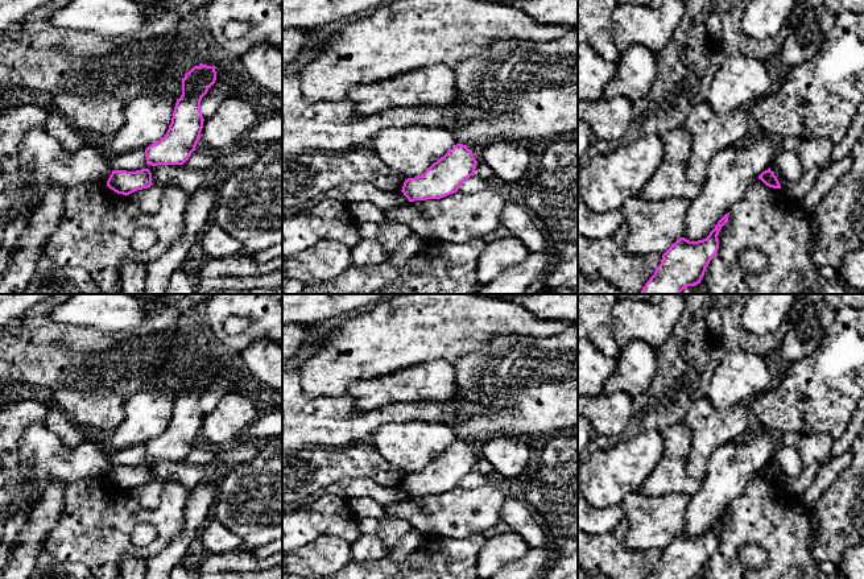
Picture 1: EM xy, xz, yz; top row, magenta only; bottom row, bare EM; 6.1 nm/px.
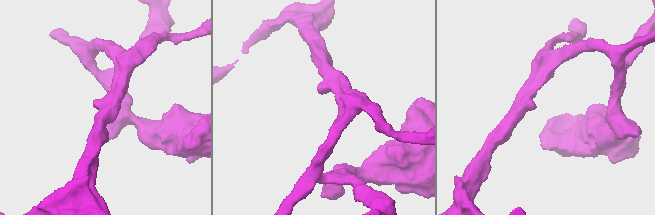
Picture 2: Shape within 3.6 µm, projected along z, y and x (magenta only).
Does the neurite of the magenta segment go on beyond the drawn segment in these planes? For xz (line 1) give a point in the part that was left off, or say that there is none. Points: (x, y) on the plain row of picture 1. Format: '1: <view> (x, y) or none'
1: none

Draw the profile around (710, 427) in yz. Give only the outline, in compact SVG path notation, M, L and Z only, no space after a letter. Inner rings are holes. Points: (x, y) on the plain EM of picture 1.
M707 397L698 398L689 409L683 423L690 429L693 446L687 458L687 473L702 481L710 456L715 450L737 441L748 431L748 404L733 405L728 409L715 409Z

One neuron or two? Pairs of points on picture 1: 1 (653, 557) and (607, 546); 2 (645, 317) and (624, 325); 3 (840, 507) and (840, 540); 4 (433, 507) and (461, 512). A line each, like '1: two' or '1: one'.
1: one
2: one
3: one
4: one

